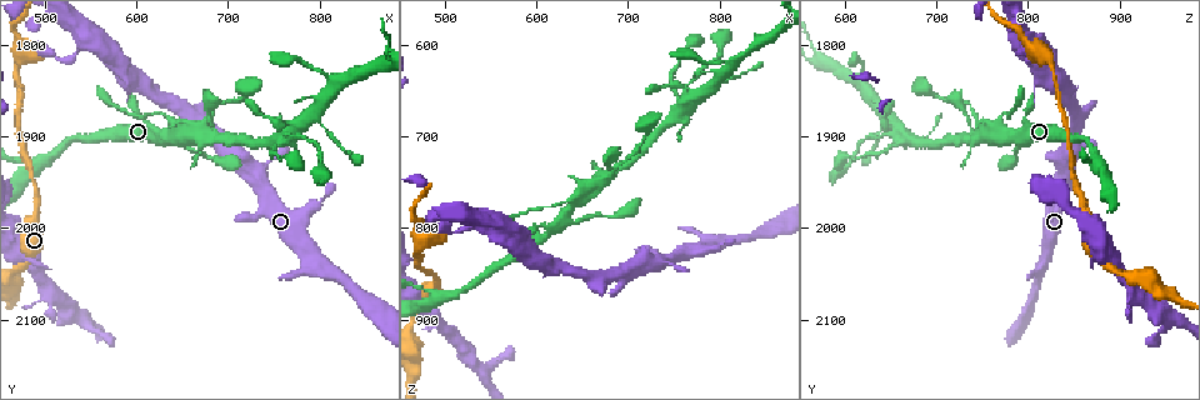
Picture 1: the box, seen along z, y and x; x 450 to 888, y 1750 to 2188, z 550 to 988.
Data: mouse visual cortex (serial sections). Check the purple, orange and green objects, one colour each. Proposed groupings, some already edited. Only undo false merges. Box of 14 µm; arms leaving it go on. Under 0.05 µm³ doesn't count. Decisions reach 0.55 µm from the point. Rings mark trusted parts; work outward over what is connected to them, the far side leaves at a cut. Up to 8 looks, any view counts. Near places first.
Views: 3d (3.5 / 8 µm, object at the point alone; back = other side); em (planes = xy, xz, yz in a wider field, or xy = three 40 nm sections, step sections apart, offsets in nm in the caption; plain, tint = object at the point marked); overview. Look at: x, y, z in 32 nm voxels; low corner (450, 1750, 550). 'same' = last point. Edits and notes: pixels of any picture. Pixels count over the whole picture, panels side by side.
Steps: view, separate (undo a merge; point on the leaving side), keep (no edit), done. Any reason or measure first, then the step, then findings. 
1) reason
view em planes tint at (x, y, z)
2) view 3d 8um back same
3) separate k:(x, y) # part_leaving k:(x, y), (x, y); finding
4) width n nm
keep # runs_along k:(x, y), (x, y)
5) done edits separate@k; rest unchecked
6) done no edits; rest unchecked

three arms meet
view 3d 3.5um at (640, 1895, 770)

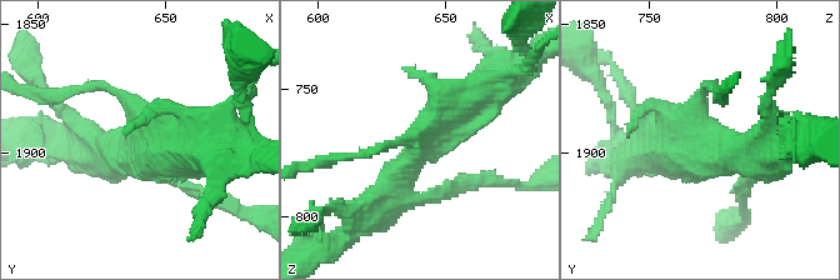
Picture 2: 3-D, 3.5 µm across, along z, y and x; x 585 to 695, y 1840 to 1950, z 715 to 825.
now the EM
view em xy step 2 tint at (639, 1890, 770)

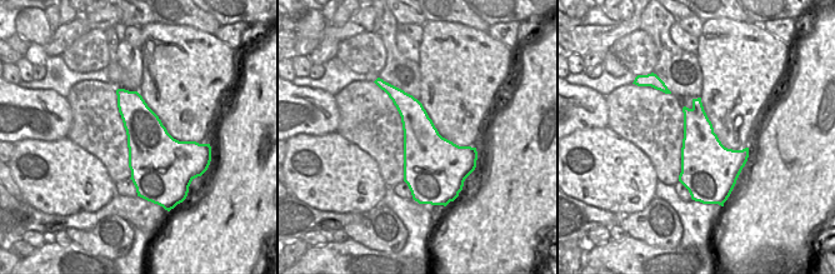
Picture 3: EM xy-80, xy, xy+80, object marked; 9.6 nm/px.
keep # runs_along 2:(391, 189), (426, 144), (365, 154); one cell here

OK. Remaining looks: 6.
branch point
view 3d 3.5um at (670, 1885, 850)

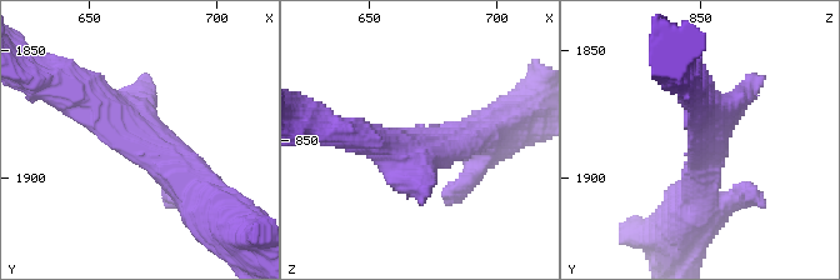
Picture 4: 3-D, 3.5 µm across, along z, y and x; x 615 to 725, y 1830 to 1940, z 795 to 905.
view em xy step 2 tint at (669, 1882, 854)

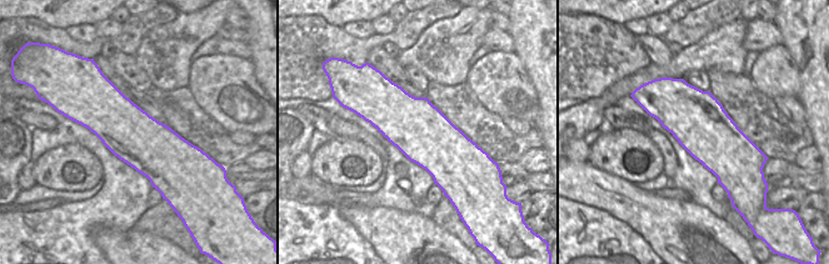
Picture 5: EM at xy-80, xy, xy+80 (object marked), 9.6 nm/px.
width 550 nm
keep # runs_along 4:(193, 191), (124, 119), (66, 88); continuous, no second cell

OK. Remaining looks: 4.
three-way junction
view 3d 3.5um at (785, 2025, 820)

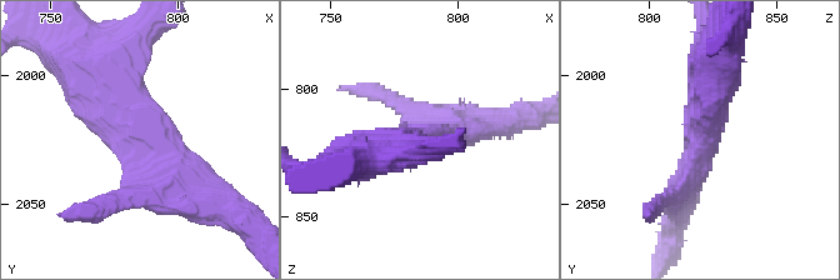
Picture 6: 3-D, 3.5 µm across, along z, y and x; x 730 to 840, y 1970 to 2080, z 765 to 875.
arms 3; arm_widths 250, 350, 500 nm; need the tissue
view em planes tint at (789, 2024, 821)

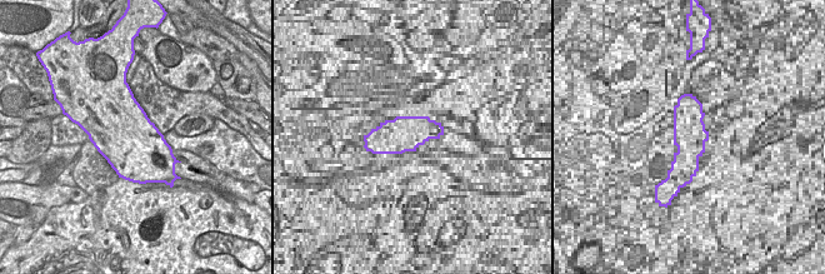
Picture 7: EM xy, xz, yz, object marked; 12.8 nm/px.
view em xy step 1 tint same

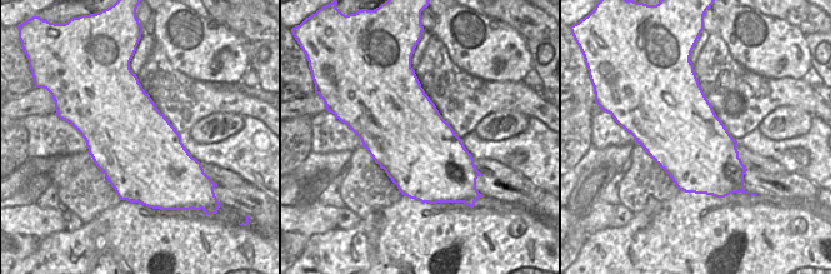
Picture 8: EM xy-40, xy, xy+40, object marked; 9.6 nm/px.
width 800 nm
keep # runs_along 6:(90, 79), (186, 179), (209, 194); one cell here

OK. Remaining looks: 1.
done no edits; rest unchecked

